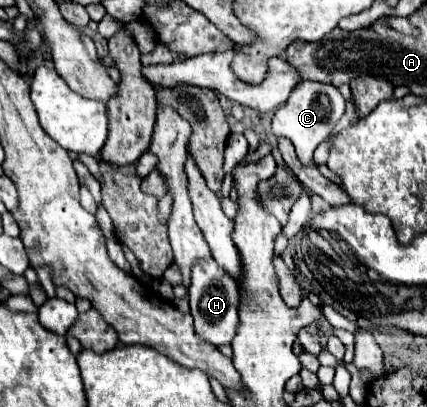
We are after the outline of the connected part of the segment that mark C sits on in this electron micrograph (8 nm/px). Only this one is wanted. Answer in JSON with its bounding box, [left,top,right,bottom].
[272,81,344,165]

